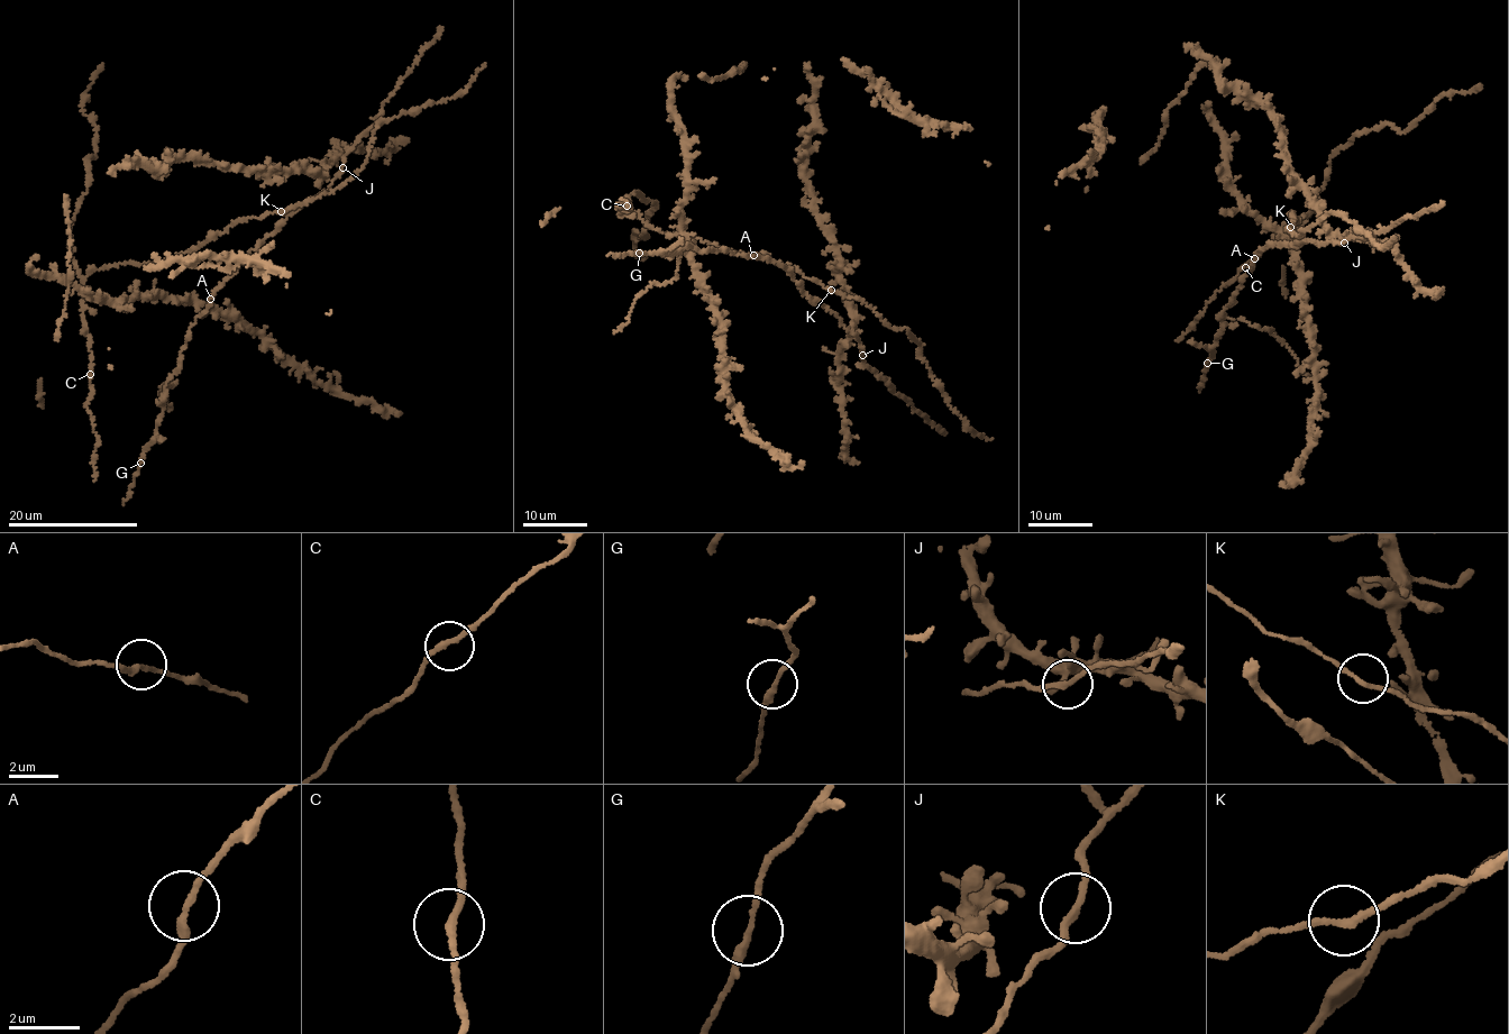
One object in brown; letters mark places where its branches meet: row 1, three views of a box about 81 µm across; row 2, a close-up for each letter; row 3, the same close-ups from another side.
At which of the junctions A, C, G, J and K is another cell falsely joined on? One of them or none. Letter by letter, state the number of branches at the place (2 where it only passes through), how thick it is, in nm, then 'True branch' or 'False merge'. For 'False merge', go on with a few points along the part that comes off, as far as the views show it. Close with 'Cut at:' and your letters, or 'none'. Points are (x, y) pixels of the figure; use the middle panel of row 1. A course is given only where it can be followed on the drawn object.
A: Branches: 2. Thickness 200 nm. True branch
C: Branches: 2. Thickness 200 nm. True branch
G: Branches: 2. Thickness 200 nm. True branch
J: Branches: 2. Thickness 190 nm. True branch
K: Branches: 2. Thickness 180 nm. True branch
Cut at: none

